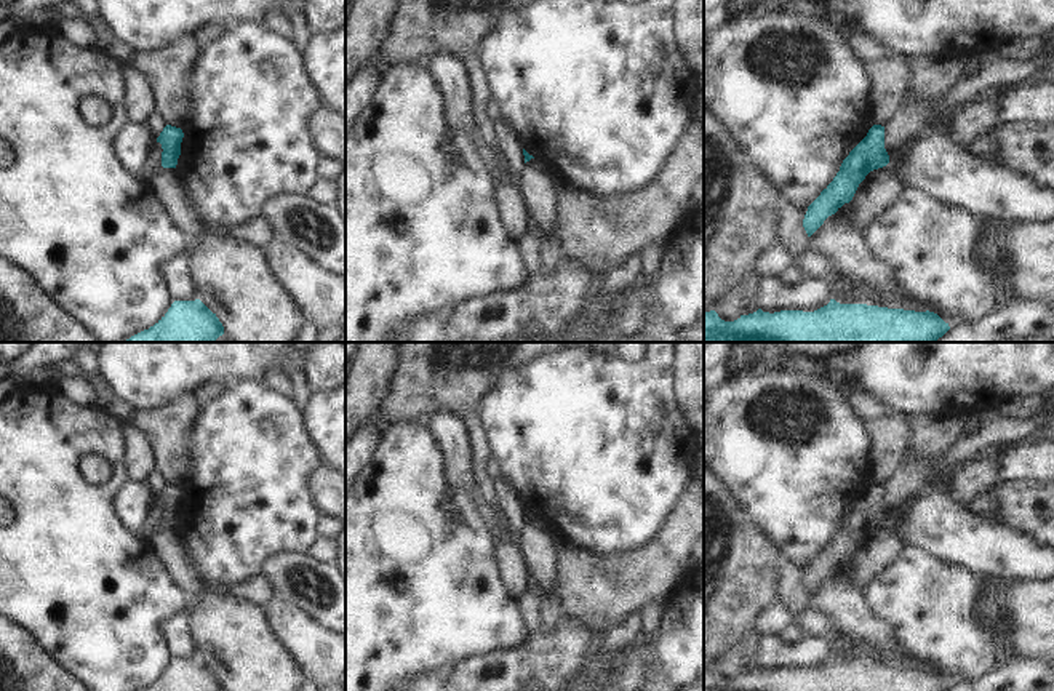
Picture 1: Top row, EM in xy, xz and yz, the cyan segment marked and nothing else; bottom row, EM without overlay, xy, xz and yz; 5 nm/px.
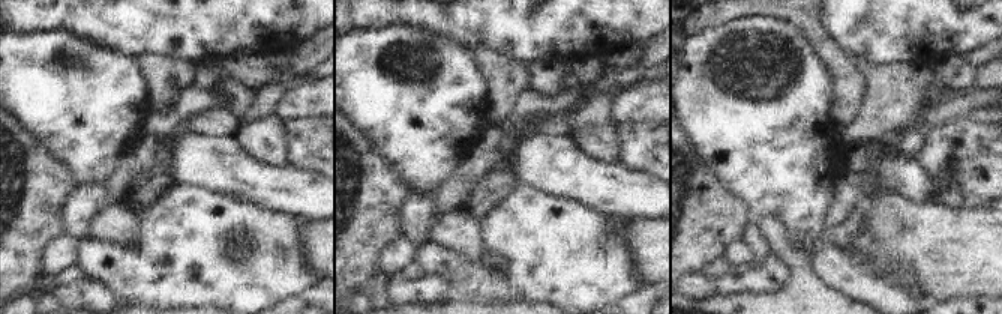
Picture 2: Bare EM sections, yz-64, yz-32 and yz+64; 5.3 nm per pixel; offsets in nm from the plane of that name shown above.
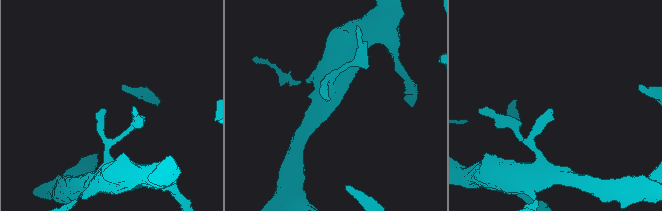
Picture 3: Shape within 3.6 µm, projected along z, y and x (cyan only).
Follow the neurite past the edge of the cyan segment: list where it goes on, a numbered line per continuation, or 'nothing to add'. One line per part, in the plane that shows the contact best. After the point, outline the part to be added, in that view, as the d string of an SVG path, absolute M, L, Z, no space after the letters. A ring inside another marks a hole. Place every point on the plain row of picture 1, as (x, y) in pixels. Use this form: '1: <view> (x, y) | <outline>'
nothing to add

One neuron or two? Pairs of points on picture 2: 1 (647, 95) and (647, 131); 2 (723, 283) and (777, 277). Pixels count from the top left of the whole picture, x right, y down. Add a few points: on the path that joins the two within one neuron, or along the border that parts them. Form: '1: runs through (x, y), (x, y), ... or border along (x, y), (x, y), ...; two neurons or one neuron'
1: border along (654, 119), (627, 120), (621, 126); two neurons
2: runs through (737, 280), (764, 280); one neuron

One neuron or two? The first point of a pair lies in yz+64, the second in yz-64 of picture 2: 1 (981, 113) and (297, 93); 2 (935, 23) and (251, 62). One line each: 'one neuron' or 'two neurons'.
1: one neuron
2: two neurons

